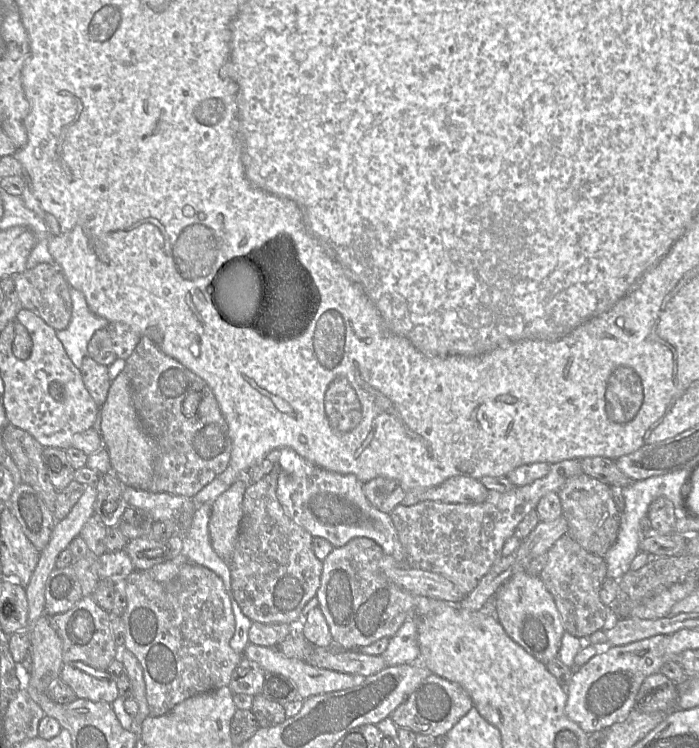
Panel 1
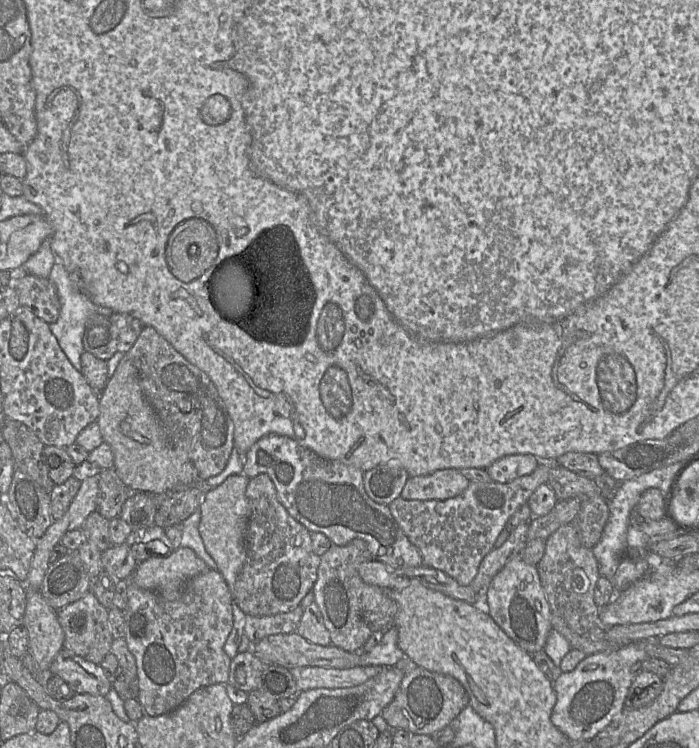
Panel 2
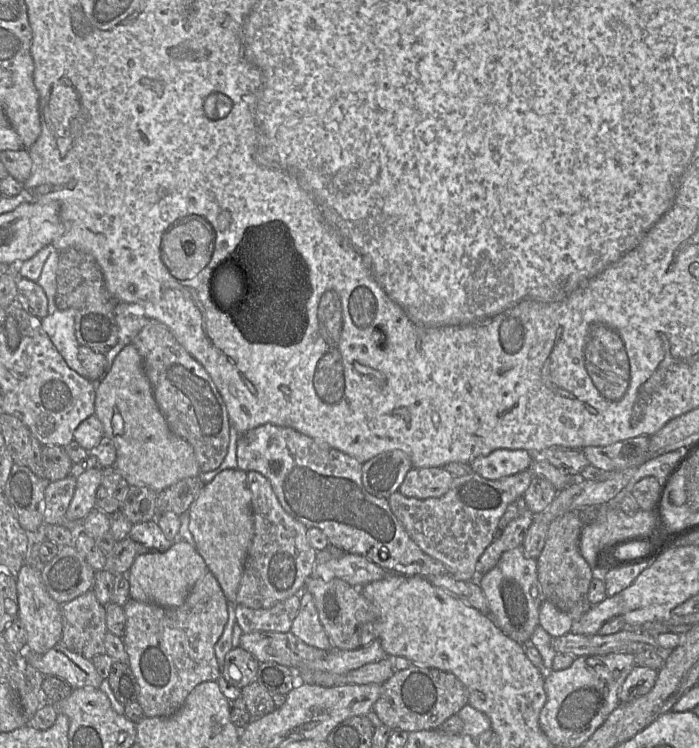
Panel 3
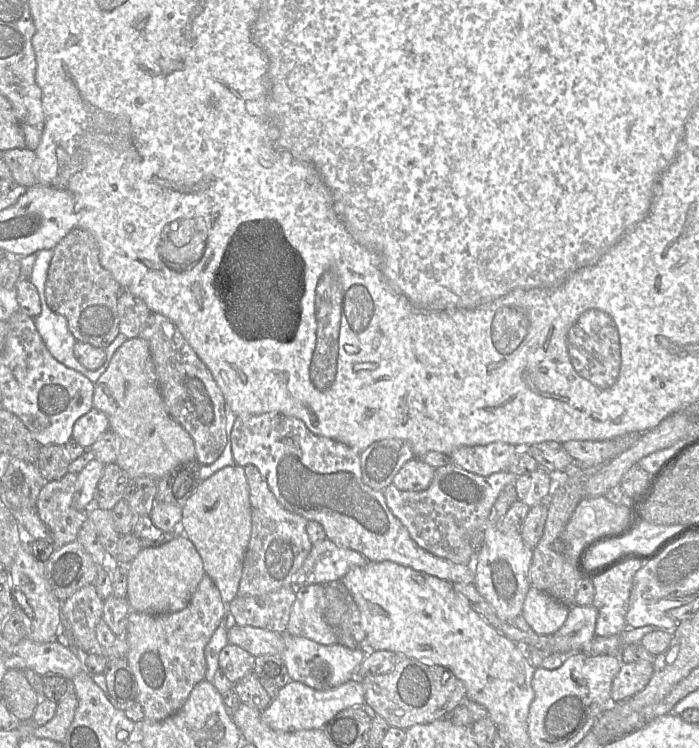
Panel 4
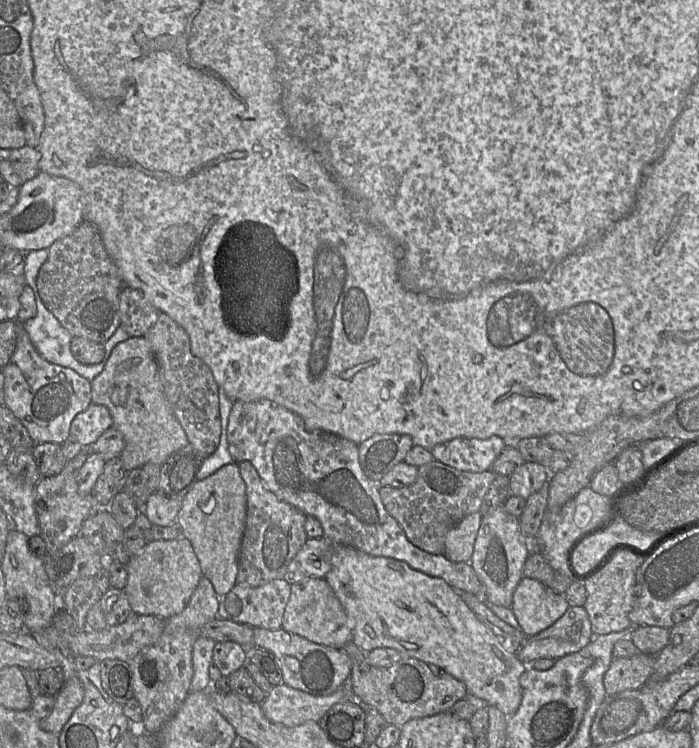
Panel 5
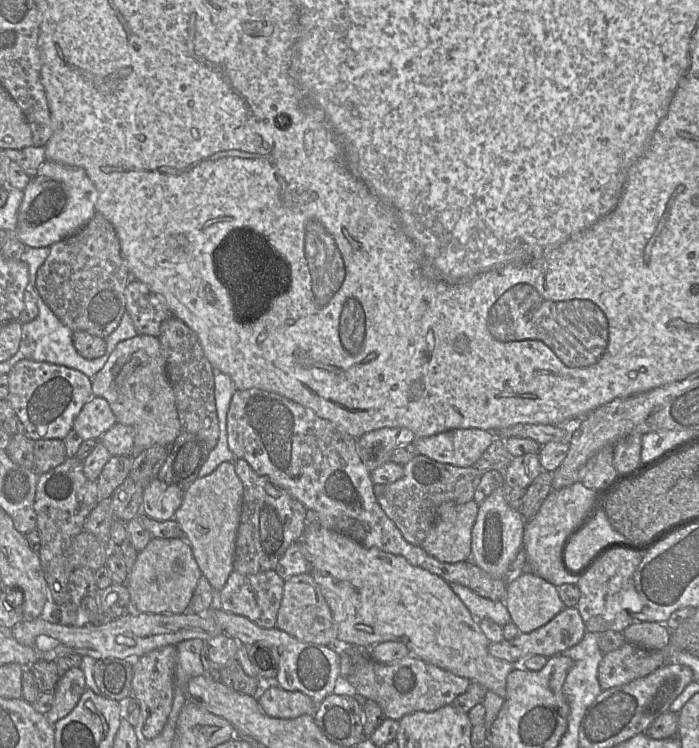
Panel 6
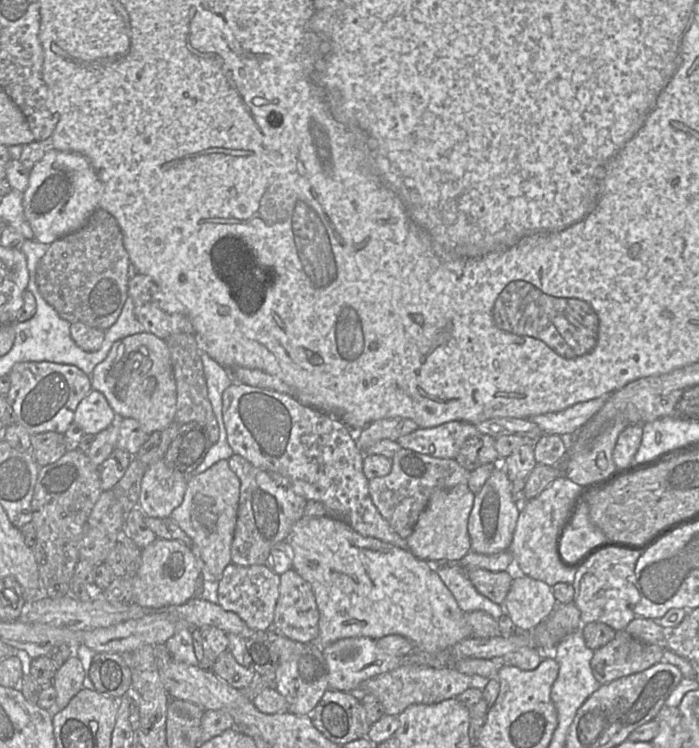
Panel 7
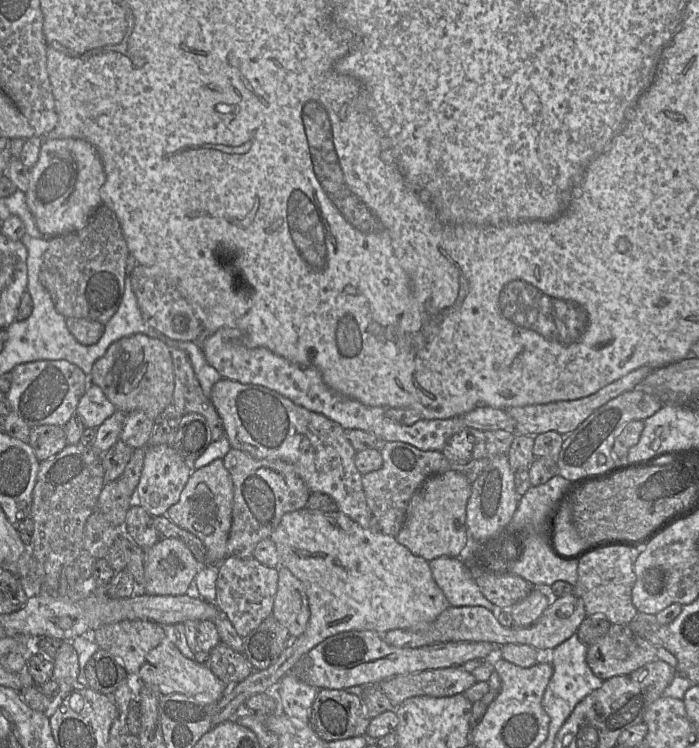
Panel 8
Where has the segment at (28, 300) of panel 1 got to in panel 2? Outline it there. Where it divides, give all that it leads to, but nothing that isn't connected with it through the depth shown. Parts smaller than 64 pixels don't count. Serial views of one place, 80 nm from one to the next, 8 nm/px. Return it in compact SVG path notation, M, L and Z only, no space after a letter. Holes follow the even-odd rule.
M23 266L10 271L19 304L28 308L37 317L52 324L60 315L60 301L55 286L48 278L27 274Z

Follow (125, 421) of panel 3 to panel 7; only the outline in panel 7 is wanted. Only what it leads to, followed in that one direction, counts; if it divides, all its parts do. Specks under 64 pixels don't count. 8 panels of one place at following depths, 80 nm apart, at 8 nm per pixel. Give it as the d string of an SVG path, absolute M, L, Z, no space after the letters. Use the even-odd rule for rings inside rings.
M152 333L116 341L107 357L94 368L91 387L106 397L118 418L135 419L148 435L175 421L177 394L170 351L166 341Z

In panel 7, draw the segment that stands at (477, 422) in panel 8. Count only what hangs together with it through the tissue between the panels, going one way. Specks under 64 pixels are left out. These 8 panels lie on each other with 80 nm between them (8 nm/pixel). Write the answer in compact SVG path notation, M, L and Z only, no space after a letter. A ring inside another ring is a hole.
M491 418L475 426L482 434L487 434L494 439L501 436L516 435L528 441L535 441L544 434L538 425L530 419L522 418Z

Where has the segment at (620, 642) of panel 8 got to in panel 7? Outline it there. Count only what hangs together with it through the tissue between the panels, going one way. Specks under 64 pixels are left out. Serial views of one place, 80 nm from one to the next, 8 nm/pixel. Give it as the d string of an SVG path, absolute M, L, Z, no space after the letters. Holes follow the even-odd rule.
M619 630L611 642L594 651L590 665L596 680L608 684L661 662L663 652L662 646L643 642Z

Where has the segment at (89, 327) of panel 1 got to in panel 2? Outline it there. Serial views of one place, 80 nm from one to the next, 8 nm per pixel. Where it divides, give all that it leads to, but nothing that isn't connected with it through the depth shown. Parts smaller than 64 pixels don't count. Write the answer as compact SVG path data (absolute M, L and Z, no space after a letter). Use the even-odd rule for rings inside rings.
M56 260L48 279L55 286L60 301L59 318L56 322L49 324L50 330L72 366L81 372L81 355L85 351L83 347L85 327L89 318L94 314L99 314L101 308L94 304L84 292L80 291L80 287L71 279L60 261Z

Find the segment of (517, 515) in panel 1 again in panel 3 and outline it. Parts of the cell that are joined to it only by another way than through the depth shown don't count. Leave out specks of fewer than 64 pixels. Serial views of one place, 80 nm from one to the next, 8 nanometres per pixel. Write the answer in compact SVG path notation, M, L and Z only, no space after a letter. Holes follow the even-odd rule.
M528 469L495 480L473 472L454 477L449 490L440 497L417 499L397 491L387 500L411 539L424 553L442 562L450 570L447 575L461 580L477 580L477 561L494 540L499 520L509 504L523 496L533 478Z

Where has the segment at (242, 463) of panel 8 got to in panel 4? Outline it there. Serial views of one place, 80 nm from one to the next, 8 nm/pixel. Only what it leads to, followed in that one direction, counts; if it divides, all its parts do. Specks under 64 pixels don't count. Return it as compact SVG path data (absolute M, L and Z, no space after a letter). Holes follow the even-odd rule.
M254 465L243 468L250 492L251 536L243 562L238 595L261 596L291 585L293 575L311 551L312 542L306 530L308 521L279 503Z

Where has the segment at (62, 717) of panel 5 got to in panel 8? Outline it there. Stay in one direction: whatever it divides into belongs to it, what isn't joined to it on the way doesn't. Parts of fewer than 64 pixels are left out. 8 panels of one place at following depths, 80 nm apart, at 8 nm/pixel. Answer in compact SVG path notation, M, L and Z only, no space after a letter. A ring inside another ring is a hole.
M63 641L54 658L53 679L59 686L56 701L62 701L77 686L79 675L78 655L70 641Z

